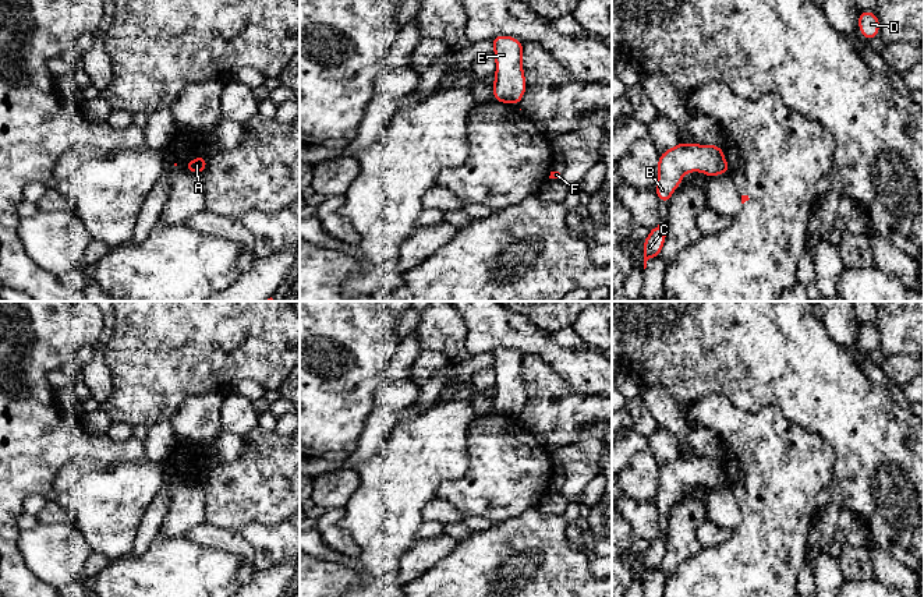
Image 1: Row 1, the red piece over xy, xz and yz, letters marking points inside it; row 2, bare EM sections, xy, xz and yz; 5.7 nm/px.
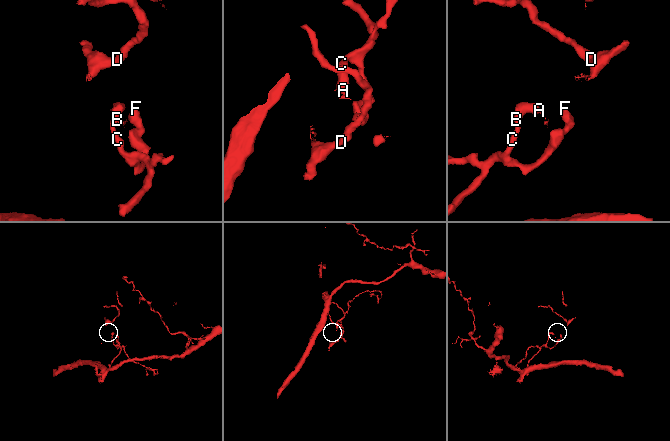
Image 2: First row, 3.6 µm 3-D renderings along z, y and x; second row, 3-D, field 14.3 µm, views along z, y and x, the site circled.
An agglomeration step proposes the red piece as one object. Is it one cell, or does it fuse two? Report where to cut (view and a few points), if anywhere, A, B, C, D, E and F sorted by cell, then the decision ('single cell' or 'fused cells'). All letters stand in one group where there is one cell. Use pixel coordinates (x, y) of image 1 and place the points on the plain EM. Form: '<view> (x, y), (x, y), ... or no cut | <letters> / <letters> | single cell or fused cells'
yz (726, 477), (728, 483) | A B C E F / D | fused cells

